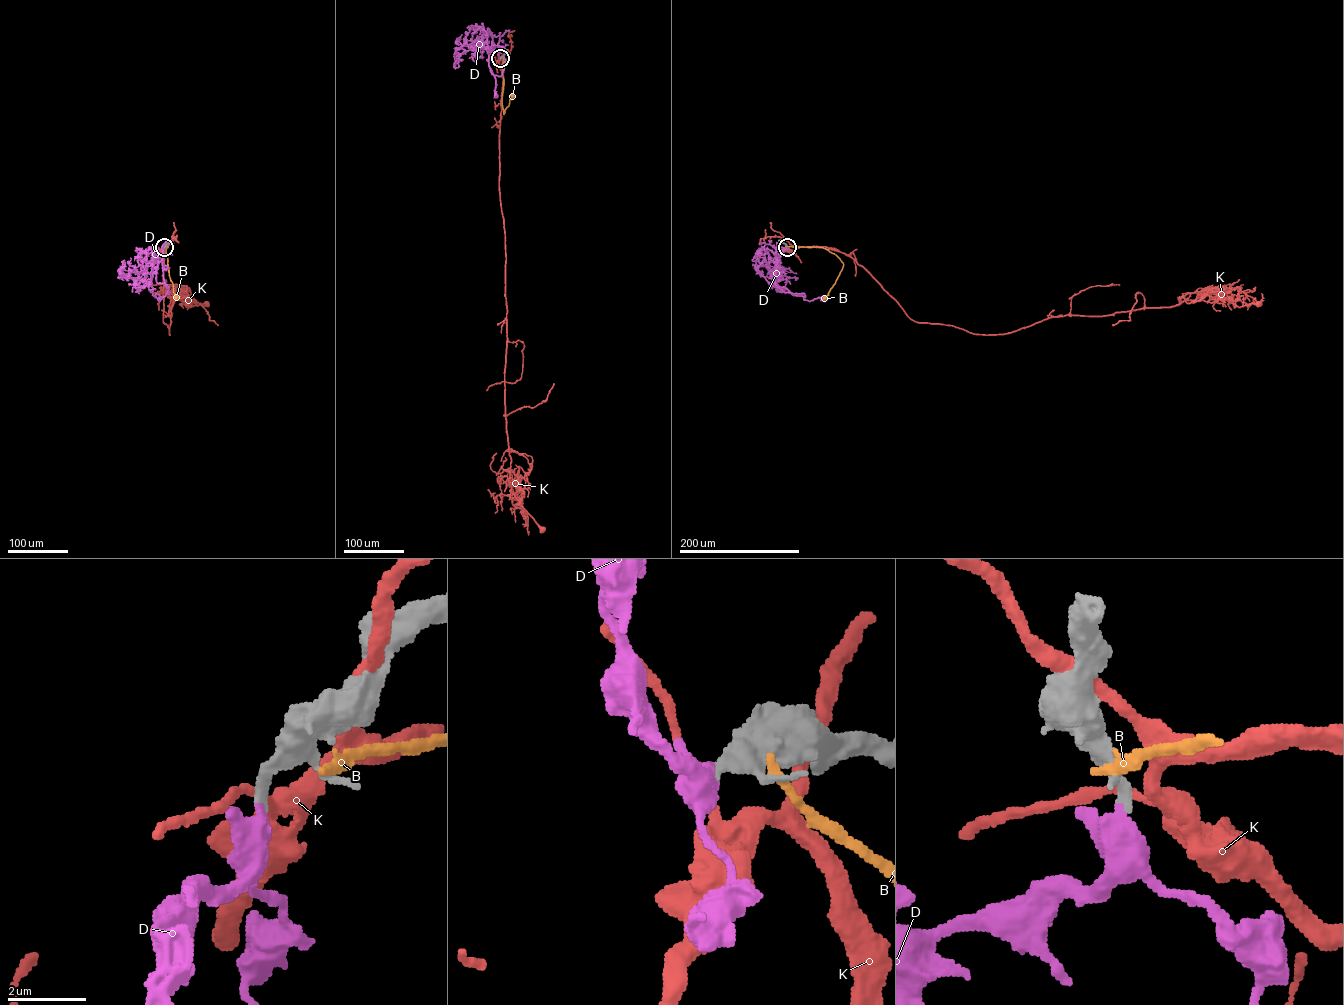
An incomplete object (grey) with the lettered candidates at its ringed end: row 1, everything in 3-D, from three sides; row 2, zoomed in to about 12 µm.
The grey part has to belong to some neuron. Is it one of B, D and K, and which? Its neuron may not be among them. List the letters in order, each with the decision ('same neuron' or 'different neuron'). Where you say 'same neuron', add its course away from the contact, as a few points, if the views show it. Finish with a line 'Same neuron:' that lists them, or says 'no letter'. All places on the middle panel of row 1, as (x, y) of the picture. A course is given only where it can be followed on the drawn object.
B: different neuron
D: same neuron; it runs (500, 58), (500, 46), (505, 60), (502, 75), (495, 75), (489, 67), (495, 80), (496, 96)
K: different neuron
Same neuron: D

